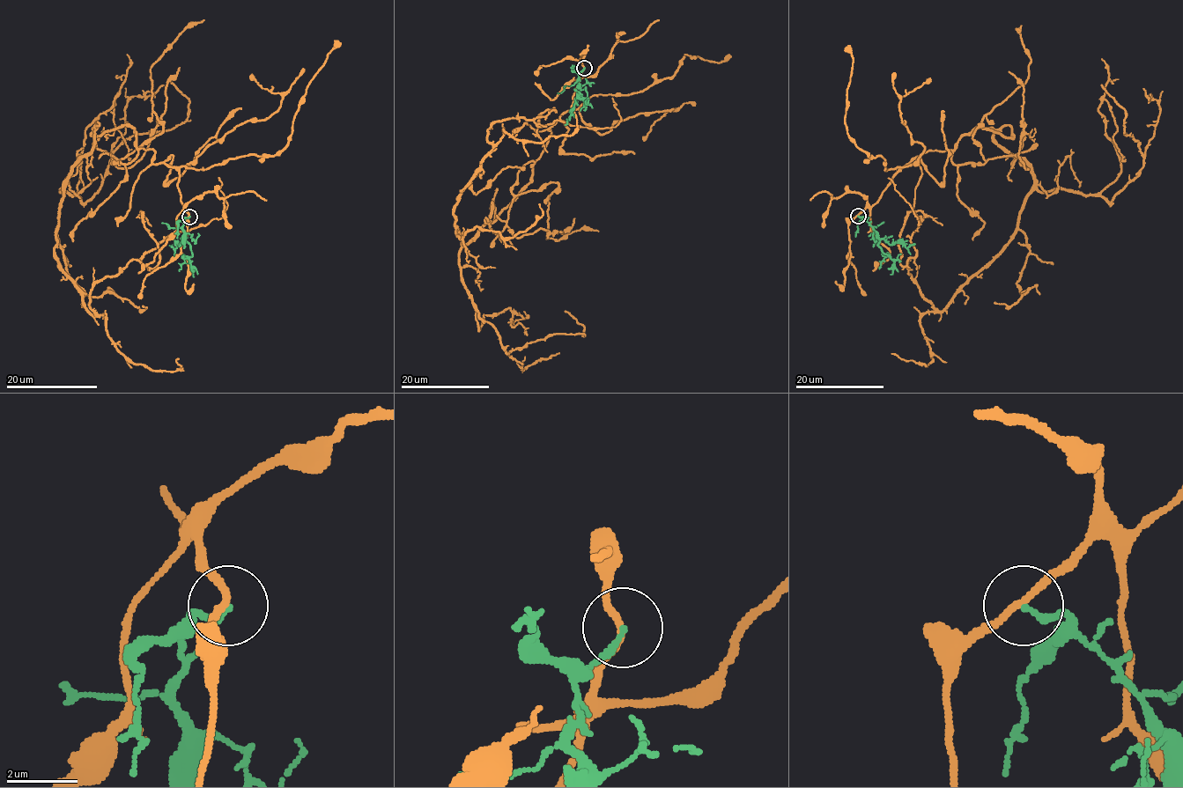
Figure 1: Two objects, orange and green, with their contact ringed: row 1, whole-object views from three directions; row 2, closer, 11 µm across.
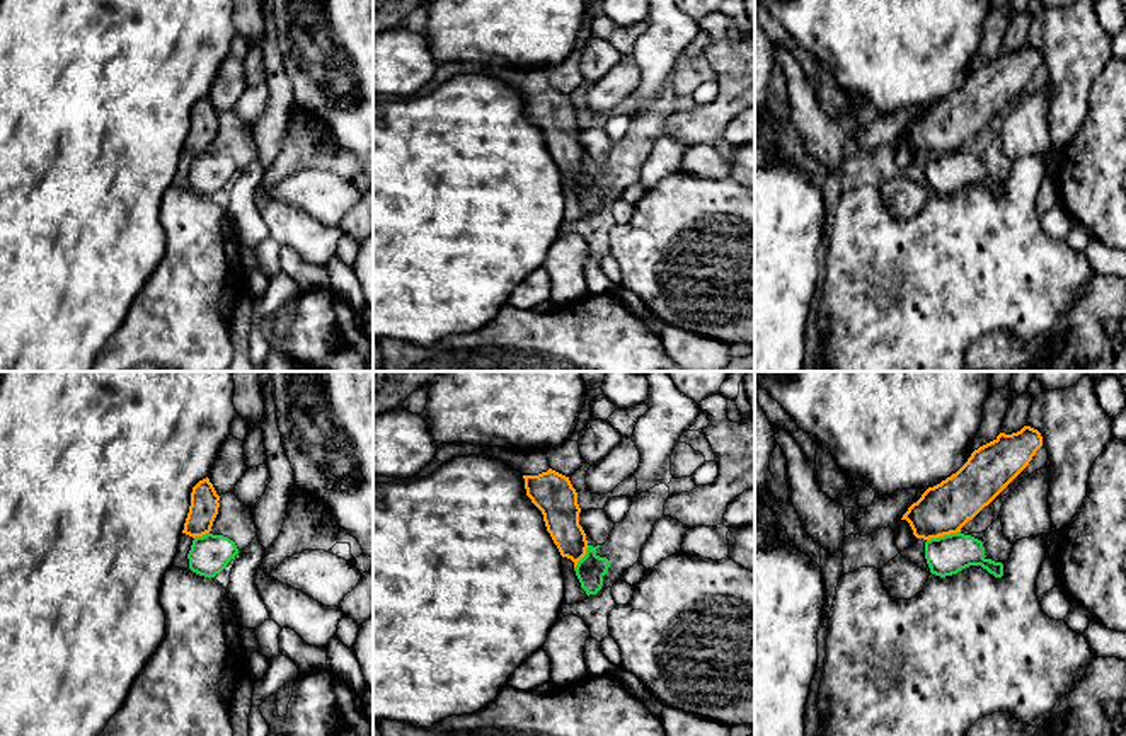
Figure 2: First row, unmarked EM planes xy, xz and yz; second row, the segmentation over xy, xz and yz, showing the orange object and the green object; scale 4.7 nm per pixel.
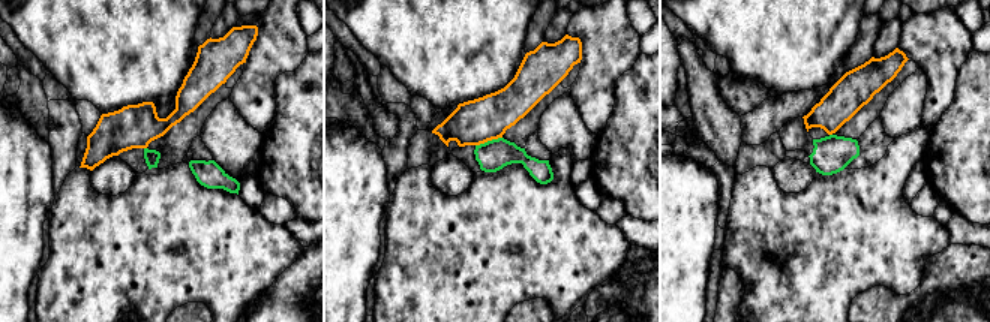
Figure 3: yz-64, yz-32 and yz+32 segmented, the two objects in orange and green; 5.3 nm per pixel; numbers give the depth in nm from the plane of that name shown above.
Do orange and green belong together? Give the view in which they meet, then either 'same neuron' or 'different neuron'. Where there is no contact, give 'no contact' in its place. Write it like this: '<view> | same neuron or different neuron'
yz | different neuron

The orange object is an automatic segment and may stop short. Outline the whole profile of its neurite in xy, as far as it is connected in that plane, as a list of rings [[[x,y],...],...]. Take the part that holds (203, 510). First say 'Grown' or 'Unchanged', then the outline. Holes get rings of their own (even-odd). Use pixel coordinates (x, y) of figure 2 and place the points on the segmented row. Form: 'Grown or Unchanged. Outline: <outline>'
Unchanged. Outline: [[[206,477],[199,480],[191,492],[191,506],[182,533],[192,538],[210,533],[218,515],[218,501],[220,496],[216,494],[210,479]]]

